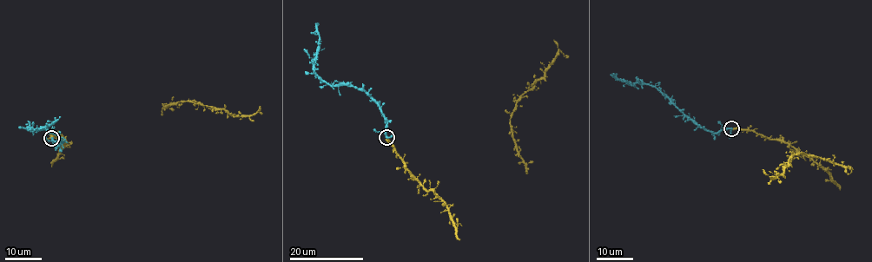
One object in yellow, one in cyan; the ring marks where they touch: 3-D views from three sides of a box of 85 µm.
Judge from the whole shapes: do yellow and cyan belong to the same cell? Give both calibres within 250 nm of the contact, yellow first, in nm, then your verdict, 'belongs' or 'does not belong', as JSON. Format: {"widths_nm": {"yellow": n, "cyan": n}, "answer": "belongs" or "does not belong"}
{"widths_nm": {"yellow": 480, "cyan": 340}, "answer": "belongs"}

